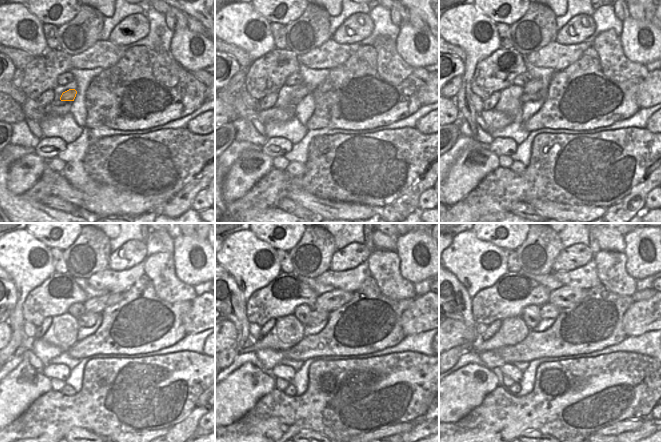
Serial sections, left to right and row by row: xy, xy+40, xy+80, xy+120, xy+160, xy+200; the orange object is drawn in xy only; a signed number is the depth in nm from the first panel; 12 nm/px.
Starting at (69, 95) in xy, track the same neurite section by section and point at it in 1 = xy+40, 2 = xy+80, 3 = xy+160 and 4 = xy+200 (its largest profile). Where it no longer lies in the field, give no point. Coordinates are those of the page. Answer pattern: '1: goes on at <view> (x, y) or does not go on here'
1: goes on at xy+40 (297, 95)
2: goes on at xy+80 (533, 86)
3: goes on at xy+160 (336, 298)
4: goes on at xy+200 (565, 296)

